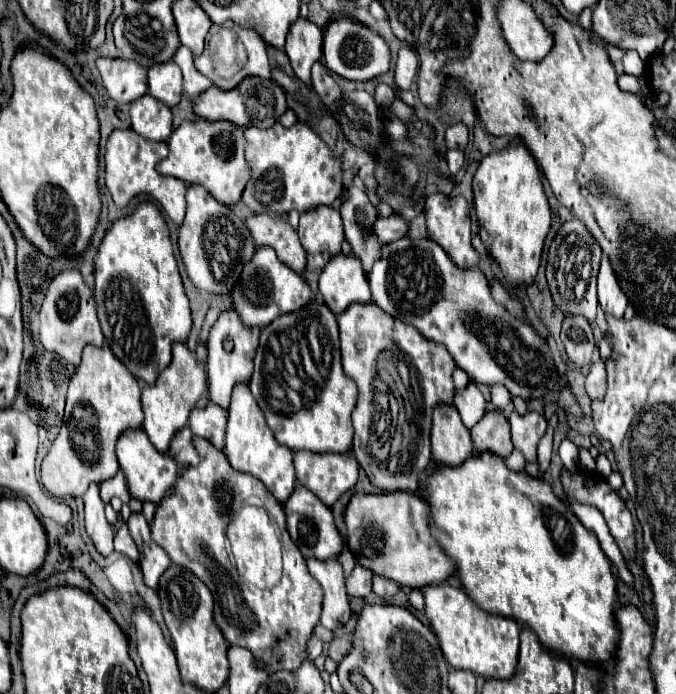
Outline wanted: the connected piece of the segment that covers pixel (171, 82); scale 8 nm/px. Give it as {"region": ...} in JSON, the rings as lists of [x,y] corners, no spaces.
{"region":[[[173,60],[149,68],[149,94],[169,108],[179,104],[183,94],[183,80],[181,70]]]}

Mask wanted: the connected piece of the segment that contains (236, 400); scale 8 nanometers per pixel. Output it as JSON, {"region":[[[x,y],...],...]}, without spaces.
{"region":[[[237,384],[231,396],[231,406],[229,406],[229,416],[227,416],[227,440],[225,440],[225,454],[229,464],[237,472],[253,474],[259,482],[265,484],[265,488],[275,496],[277,502],[285,504],[291,492],[295,490],[295,470],[293,470],[293,452],[281,444],[275,442],[273,432],[265,424],[265,416],[257,402],[253,400],[247,384]]]}

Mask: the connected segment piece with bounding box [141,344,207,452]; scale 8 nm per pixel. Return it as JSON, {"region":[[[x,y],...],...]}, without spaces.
{"region":[[[175,344],[171,364],[157,376],[157,382],[151,386],[145,386],[141,394],[141,402],[145,408],[143,430],[159,452],[169,450],[173,436],[187,424],[189,412],[193,410],[195,402],[205,390],[207,390],[205,366],[195,360],[195,352],[191,352],[185,344]]]}

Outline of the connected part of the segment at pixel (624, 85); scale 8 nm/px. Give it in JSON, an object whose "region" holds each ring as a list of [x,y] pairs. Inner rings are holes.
{"region":[[[621,74],[617,80],[619,80],[619,88],[625,90],[625,92],[637,92],[637,90],[639,90],[639,80],[637,80],[637,76]]]}

